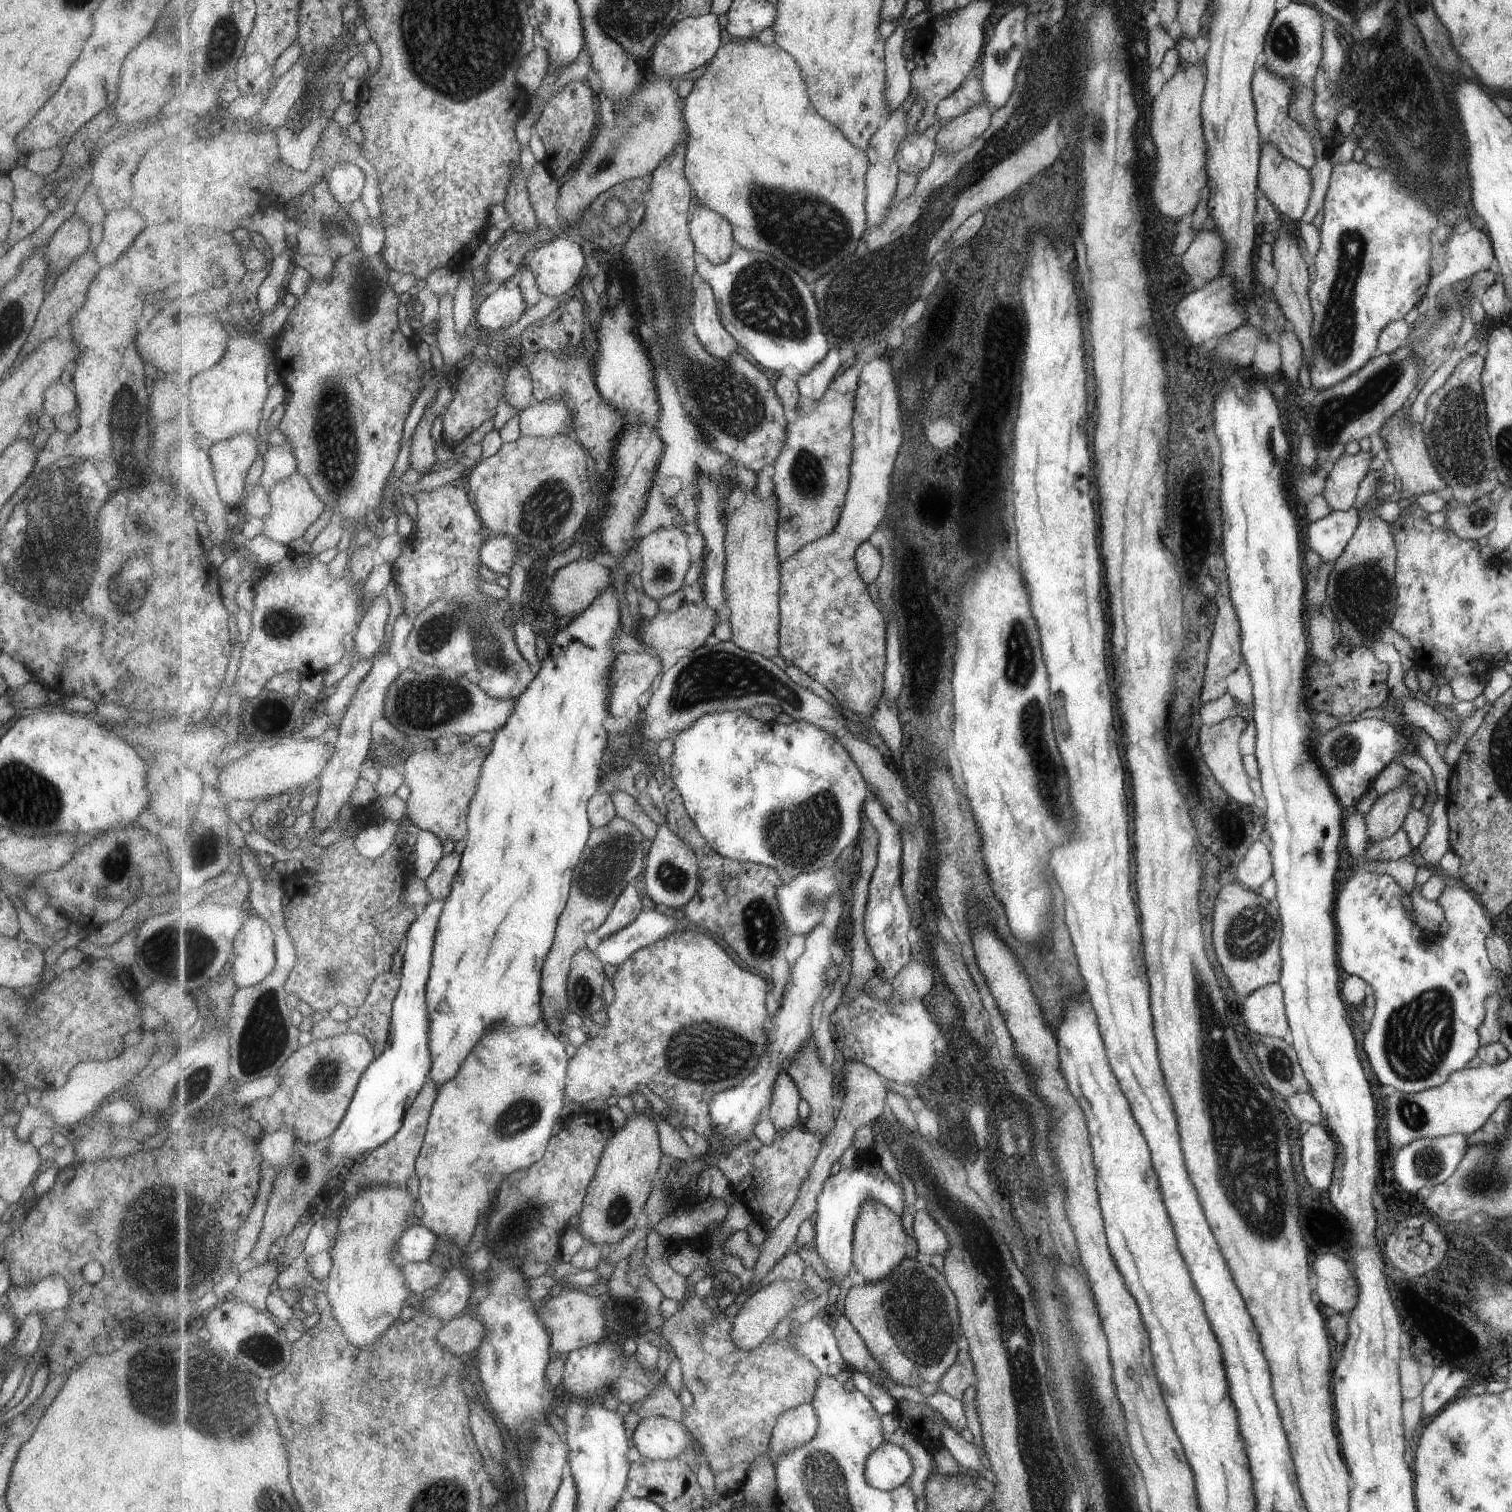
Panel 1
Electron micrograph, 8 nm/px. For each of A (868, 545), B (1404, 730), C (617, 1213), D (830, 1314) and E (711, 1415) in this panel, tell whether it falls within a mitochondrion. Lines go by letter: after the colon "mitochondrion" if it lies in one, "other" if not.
A: other
B: other
C: mitochondrion
D: other
E: other

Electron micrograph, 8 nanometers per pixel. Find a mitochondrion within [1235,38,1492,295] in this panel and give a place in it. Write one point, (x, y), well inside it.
(1432, 145)

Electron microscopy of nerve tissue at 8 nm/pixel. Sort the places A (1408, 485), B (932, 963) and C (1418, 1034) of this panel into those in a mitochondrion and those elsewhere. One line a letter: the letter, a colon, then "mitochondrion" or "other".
A: other
B: other
C: mitochondrion

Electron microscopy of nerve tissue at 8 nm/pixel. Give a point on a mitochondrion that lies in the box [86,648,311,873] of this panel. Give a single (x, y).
(204, 848)

